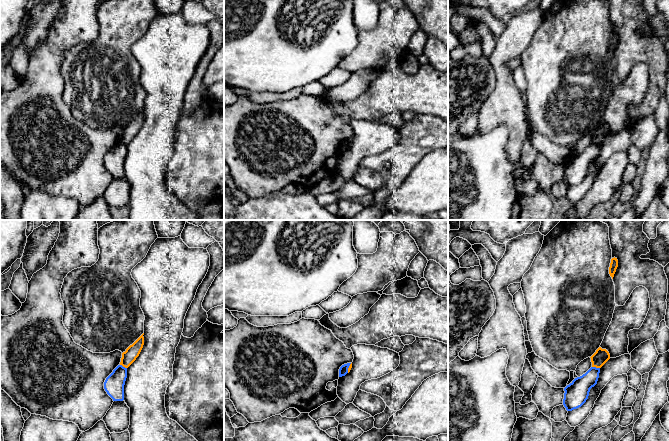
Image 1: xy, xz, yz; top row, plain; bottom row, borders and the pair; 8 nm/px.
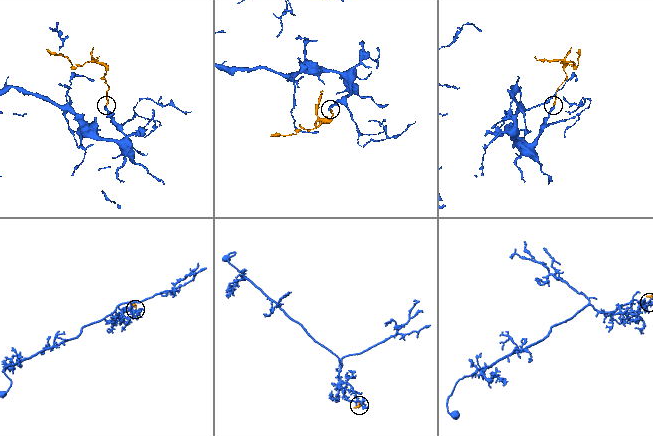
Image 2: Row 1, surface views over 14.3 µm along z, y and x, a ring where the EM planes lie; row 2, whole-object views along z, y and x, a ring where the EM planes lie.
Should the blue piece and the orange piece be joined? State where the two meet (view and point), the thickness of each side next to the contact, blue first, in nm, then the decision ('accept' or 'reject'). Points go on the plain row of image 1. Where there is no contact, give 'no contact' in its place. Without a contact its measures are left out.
yz (595, 143) | 190/120 nm | reject

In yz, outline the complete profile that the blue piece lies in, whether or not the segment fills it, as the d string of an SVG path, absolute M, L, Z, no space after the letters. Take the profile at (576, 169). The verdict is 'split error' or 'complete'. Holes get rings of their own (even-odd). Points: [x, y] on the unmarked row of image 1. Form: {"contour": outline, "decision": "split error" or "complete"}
{"contour": "M591 143L564 164L563 181L567 187L581 183L588 175L590 165L597 160L600 144Z", "decision": "complete"}

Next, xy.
{"contour": "M118 141L106 154L104 165L113 177L124 176L124 161L127 154L127 144Z", "decision": "complete"}

